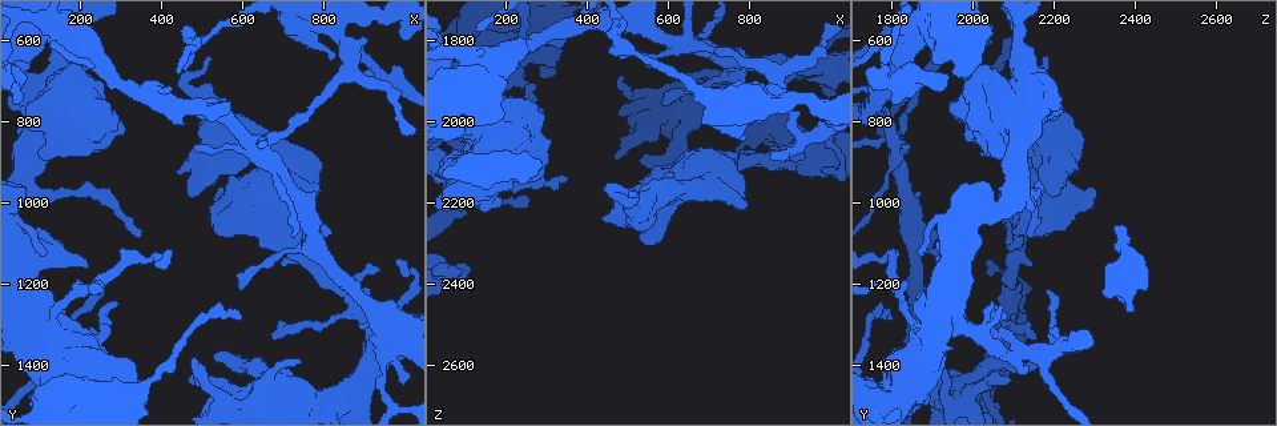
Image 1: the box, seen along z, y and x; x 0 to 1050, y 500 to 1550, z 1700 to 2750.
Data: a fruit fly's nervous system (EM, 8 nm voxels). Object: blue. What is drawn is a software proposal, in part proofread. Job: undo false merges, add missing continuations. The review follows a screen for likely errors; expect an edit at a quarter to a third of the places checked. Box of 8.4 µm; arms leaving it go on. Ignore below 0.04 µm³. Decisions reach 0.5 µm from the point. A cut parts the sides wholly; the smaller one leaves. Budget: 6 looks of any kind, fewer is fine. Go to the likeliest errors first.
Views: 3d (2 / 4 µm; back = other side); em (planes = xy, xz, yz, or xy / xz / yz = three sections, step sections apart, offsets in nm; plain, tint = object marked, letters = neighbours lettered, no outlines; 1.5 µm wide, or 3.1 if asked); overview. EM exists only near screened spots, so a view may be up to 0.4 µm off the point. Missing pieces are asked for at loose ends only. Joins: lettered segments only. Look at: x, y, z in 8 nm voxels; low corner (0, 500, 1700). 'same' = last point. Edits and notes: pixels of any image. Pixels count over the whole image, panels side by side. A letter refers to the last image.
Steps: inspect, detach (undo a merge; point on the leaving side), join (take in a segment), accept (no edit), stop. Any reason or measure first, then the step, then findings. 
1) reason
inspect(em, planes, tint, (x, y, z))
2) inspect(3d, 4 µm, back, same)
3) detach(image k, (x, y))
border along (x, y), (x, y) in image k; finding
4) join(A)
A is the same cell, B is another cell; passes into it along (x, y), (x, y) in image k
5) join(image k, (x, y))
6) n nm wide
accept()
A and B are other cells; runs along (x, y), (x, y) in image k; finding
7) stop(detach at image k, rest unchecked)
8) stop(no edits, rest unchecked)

branch stops here
inspect(em, xz, step 4, tint, (90, 1190, 2390))

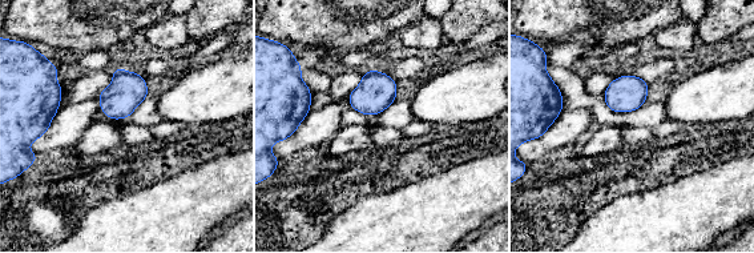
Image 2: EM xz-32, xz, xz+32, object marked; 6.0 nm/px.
cut it another way
inspect(em, planes, letters, same)

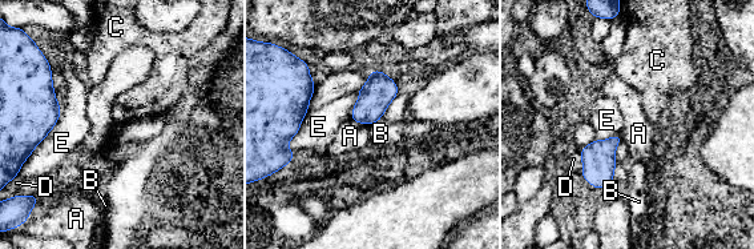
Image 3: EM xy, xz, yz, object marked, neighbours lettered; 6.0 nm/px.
accept()
A, B, C, D and E are other cells; border along (380, 117), (367, 125) in image 3; none of them fits

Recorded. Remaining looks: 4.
calibre changes
inspect(3d, 4 µm, (700, 1035, 2115))

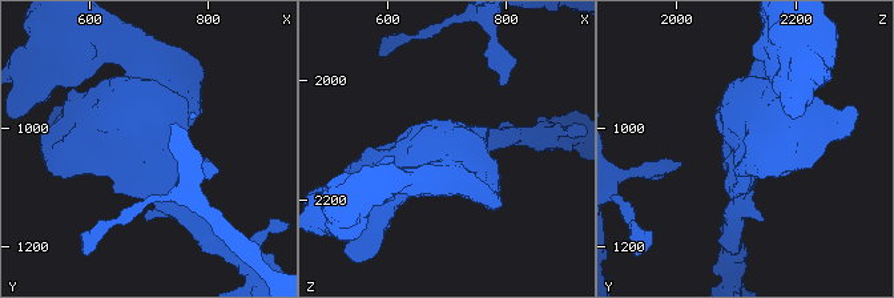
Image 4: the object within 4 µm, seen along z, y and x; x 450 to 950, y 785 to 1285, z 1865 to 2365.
shape alone is not enough
inspect(em, planes, letters, (710, 1035, 2115))

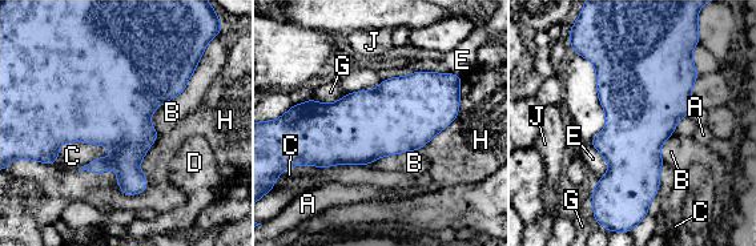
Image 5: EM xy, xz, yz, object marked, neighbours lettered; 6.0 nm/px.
420 nm wide
accept()
A, B, C, D, E, G, H and J are other cells; border along (197, 63), (152, 113), (159, 134) in image 5; all the same cell

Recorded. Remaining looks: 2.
stop(no edits, rest unchecked)

